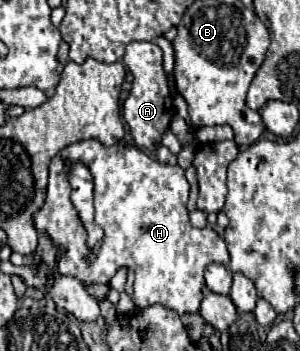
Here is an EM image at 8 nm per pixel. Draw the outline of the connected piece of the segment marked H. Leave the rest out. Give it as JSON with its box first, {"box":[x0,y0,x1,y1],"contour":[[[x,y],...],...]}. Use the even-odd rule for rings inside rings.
{"box":[32,139,230,315],"contour":[[[86,139],[78,141],[60,155],[56,155],[50,161],[50,179],[48,179],[48,189],[46,189],[46,199],[40,211],[32,215],[34,227],[38,233],[46,233],[54,247],[58,249],[58,259],[56,267],[58,273],[62,275],[72,275],[80,279],[82,283],[108,283],[120,267],[134,269],[136,273],[136,283],[134,283],[134,295],[132,301],[138,309],[144,309],[148,305],[162,305],[168,309],[178,311],[178,315],[184,313],[196,313],[200,303],[202,303],[202,287],[204,287],[204,269],[210,263],[222,263],[226,265],[230,261],[228,249],[224,239],[210,227],[206,229],[196,229],[190,227],[188,211],[186,211],[186,201],[188,201],[188,181],[184,177],[184,169],[178,165],[162,165],[156,159],[148,157],[144,151],[138,147],[124,147],[124,145],[112,145],[106,147],[96,139]],[[68,161],[82,161],[90,167],[92,177],[94,177],[94,203],[96,203],[96,223],[104,229],[104,243],[100,247],[100,253],[94,263],[88,263],[84,257],[88,253],[86,247],[86,231],[78,219],[76,209],[70,203],[70,185],[66,179],[66,163]]]}

